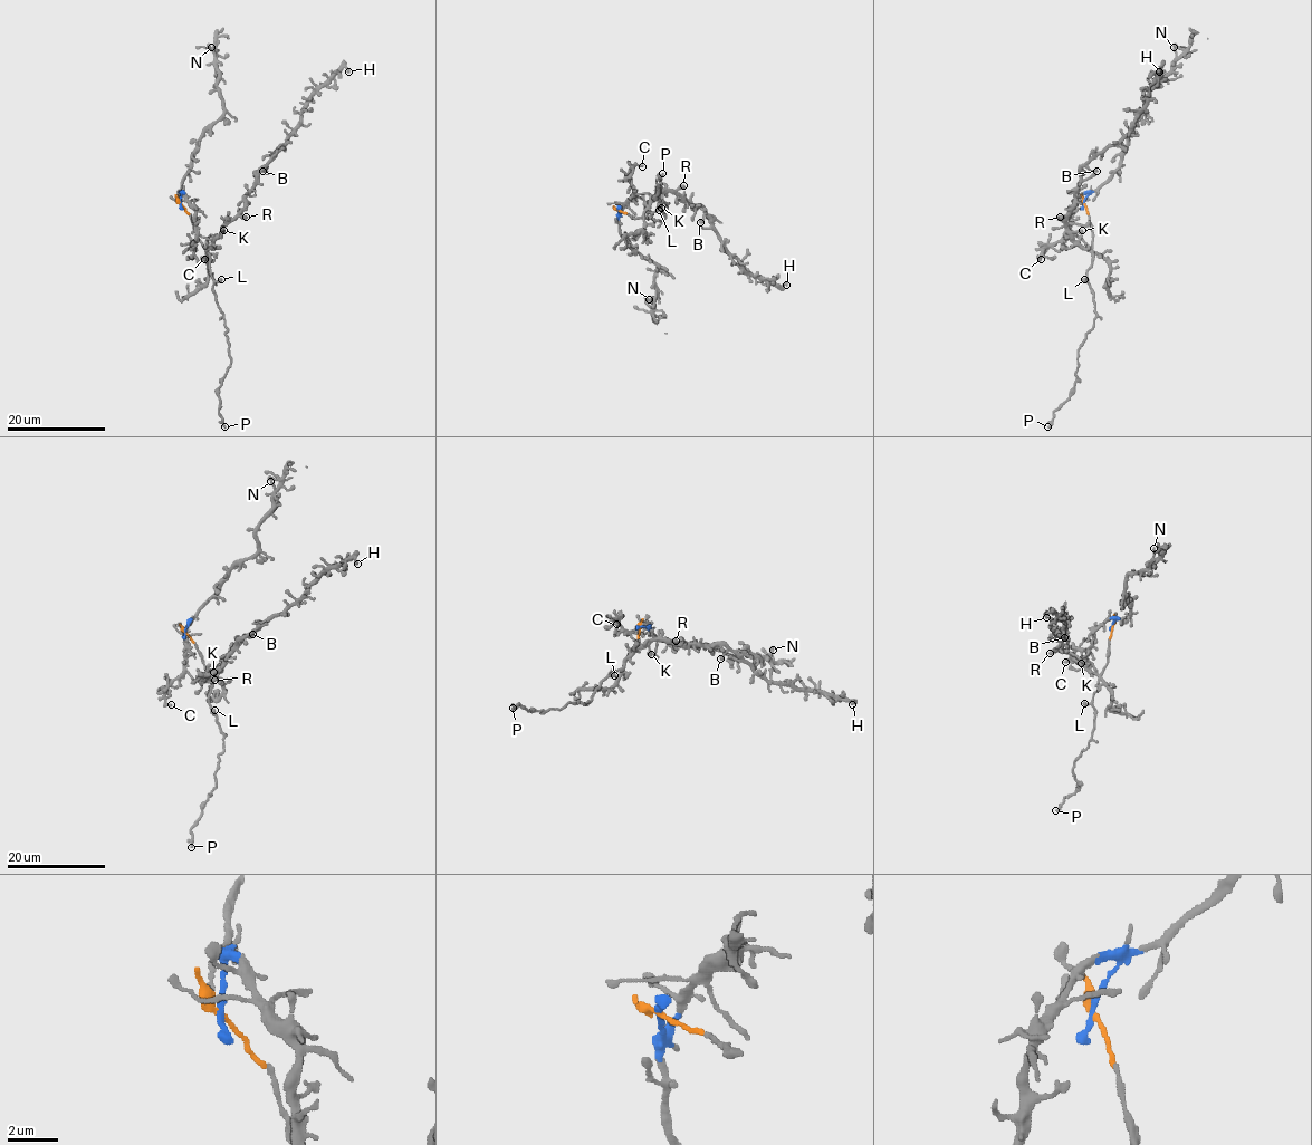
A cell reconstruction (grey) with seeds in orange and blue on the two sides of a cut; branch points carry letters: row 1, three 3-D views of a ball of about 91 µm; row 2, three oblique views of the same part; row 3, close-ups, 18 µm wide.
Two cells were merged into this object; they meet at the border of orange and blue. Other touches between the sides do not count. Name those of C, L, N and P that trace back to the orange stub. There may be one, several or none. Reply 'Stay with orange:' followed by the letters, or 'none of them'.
Stay with orange: L, P

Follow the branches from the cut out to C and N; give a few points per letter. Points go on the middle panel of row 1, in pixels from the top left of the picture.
C: (618, 209), (620, 212), (632, 196), (630, 170), (635, 164), (642, 166)
N: (618, 209), (619, 231), (625, 241), (660, 269), (654, 279), (656, 295), (649, 299)

